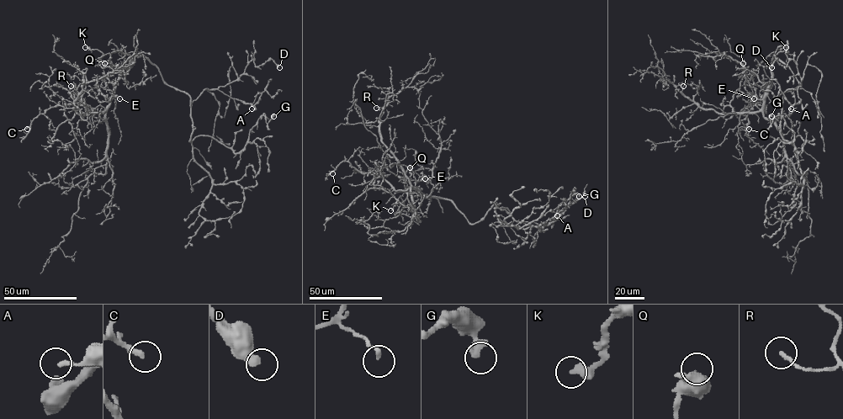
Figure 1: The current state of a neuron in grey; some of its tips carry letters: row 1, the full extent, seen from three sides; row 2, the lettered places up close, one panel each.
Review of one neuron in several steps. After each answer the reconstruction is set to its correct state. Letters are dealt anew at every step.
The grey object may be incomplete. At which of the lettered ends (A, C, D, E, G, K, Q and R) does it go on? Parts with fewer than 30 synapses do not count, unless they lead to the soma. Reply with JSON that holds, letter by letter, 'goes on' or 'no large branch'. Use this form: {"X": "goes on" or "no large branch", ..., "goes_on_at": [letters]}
{"A": "no large branch", "C": "goes on", "D": "no large branch", "E": "no large branch", "G": "no large branch", "K": "goes on", "Q": "no large branch", "R": "no large branch", "goes_on_at": ["C", "K"]}

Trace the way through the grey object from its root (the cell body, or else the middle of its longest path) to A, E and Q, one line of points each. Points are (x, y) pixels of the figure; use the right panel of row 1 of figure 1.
A: (774, 55), (788, 66), (799, 83), (777, 98), (782, 103), (787, 90), (797, 89), (800, 101), (791, 108)
E: (774, 55), (767, 91), (761, 99), (753, 95), (751, 97), (754, 98)
Q: (774, 55), (771, 80), (761, 99), (757, 98), (755, 89), (746, 79), (743, 63)

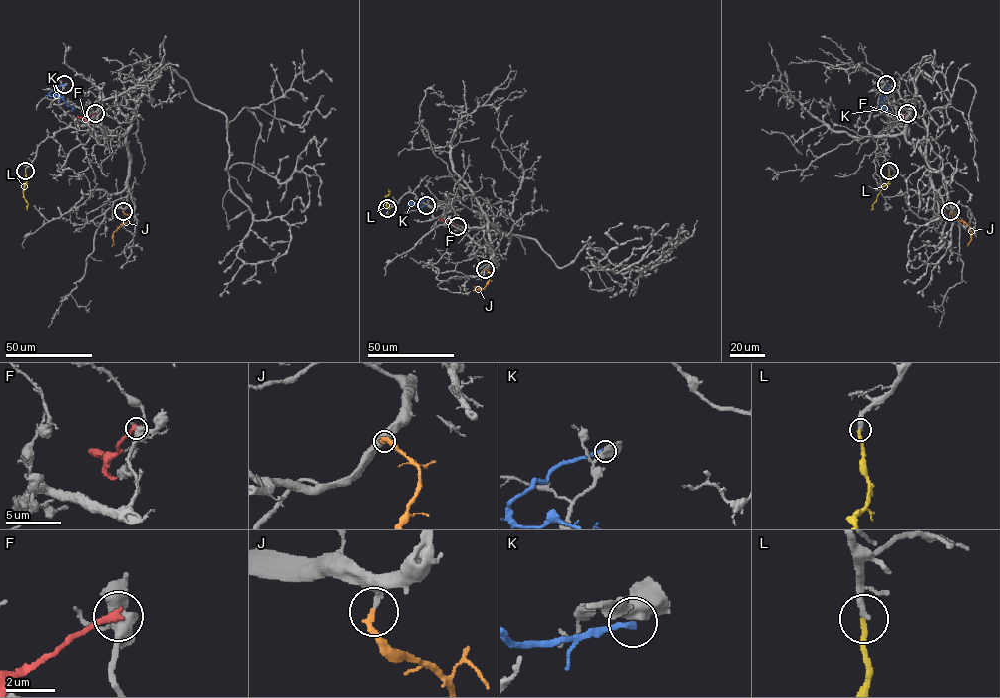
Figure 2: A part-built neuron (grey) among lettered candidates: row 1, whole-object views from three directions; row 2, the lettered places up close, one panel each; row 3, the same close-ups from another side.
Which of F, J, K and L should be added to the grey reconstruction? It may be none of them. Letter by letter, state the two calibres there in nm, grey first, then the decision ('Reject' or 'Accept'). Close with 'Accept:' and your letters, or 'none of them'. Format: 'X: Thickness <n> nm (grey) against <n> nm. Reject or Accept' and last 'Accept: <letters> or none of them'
F: Thickness 420 nm (grey) against 340 nm. Reject
J: Thickness 190 nm (grey) against 200 nm. Accept
K: Thickness 500 nm (grey) against 240 nm. Reject
L: Thickness 320 nm (grey) against 240 nm. Accept
Accept: J, L

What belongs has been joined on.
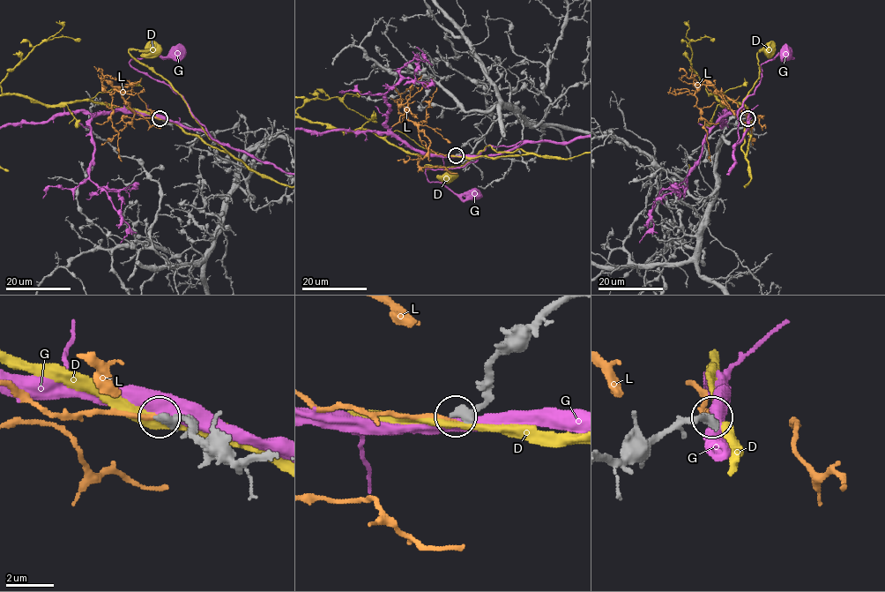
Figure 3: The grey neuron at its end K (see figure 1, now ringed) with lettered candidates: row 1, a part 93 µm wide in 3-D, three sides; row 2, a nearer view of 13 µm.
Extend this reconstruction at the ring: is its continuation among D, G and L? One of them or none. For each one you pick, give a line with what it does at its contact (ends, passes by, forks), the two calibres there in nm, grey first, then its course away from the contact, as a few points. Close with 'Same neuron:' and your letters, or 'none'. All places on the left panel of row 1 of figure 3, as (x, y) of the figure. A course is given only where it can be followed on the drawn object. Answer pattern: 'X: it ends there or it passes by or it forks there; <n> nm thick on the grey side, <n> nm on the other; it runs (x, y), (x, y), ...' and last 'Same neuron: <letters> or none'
Same neuron: none

